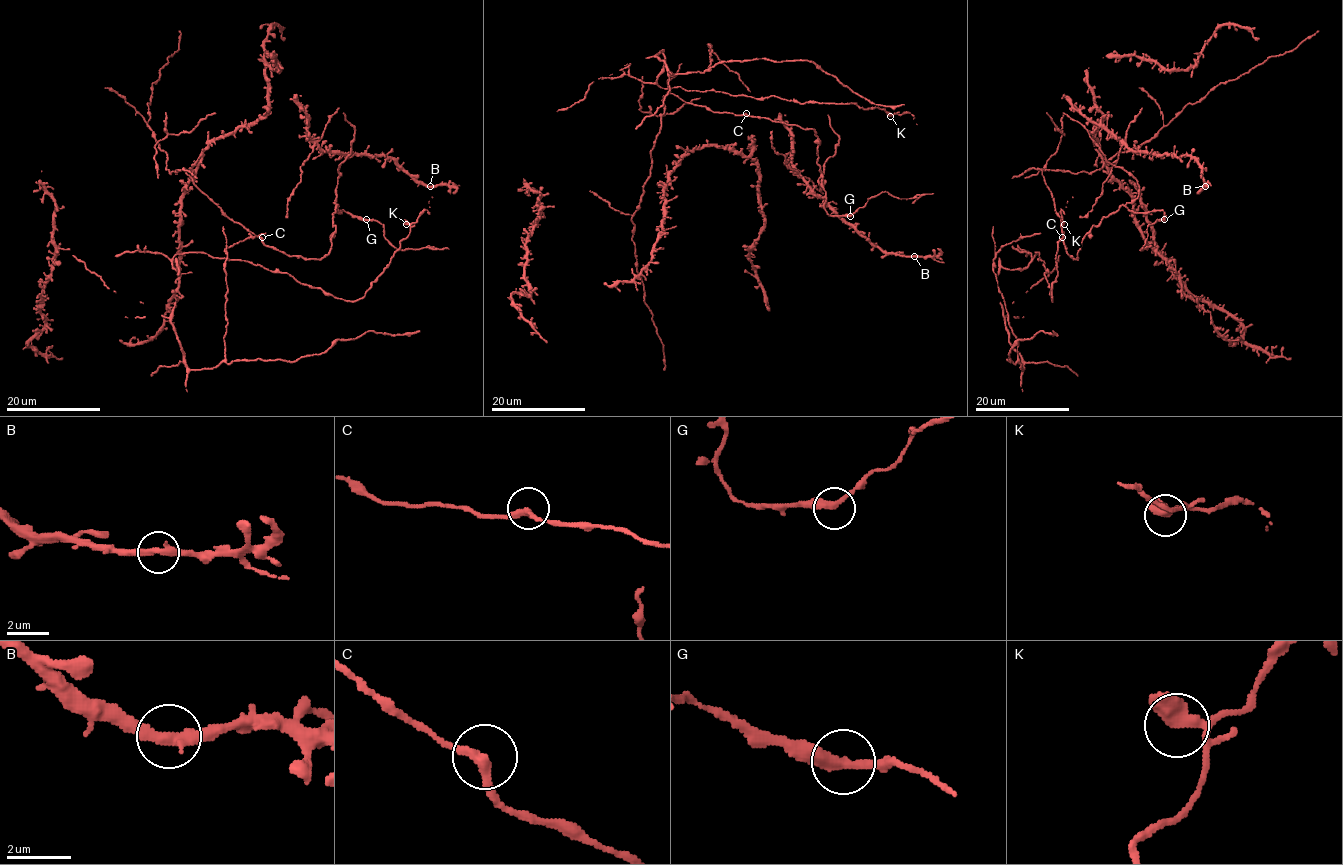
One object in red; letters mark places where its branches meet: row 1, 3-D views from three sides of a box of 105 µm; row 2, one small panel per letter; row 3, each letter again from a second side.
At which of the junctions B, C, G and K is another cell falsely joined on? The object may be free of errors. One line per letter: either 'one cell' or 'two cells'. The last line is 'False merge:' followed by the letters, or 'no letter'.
B: one cell
C: one cell
G: one cell
K: one cell
False merge: no letter

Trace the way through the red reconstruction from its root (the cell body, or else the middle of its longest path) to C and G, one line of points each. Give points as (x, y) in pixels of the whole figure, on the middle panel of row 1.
C: (660, 133), (665, 106), (662, 98), (668, 92), (686, 103), (706, 106), (714, 112), (746, 113)
G: (660, 133), (662, 98), (668, 92), (714, 112), (812, 129), (819, 139), (817, 163), (825, 211), (850, 216)

